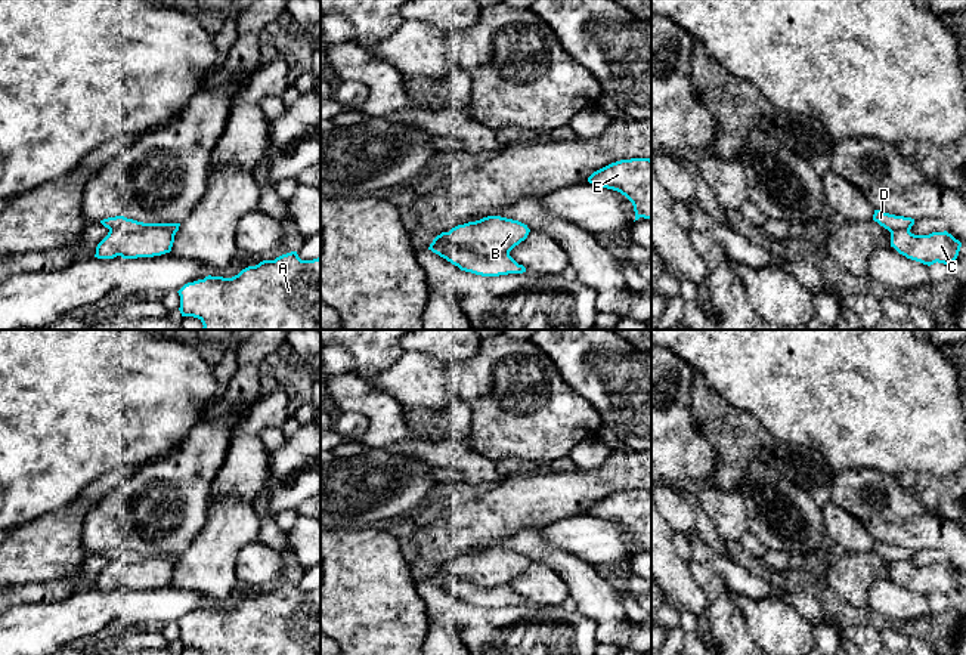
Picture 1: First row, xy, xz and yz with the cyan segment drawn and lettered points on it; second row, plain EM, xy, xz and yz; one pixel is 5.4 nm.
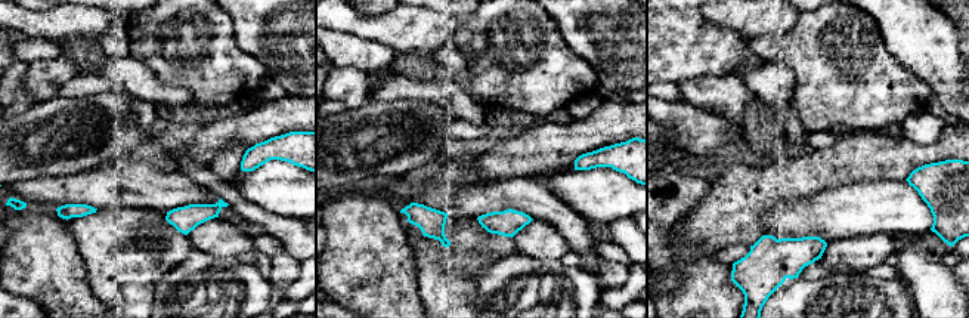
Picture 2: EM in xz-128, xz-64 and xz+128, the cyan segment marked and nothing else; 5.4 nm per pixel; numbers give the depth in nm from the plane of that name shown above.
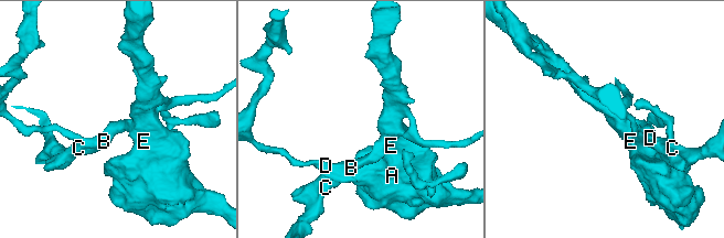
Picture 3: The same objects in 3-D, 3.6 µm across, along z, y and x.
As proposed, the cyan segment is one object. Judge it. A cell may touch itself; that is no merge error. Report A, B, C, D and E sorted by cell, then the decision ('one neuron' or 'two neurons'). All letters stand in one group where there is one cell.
A B C E / D; two neurons

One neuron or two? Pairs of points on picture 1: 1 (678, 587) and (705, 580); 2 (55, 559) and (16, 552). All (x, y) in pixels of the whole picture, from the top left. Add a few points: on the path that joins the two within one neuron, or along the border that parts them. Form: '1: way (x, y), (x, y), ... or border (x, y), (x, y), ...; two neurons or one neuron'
1: border (687, 564), (708, 601), (703, 615); two neurons
2: way (46, 552), (25, 552); one neuron

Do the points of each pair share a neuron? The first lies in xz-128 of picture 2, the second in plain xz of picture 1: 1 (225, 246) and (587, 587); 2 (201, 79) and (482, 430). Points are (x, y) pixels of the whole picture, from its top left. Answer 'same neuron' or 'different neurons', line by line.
1: different neurons
2: same neuron

